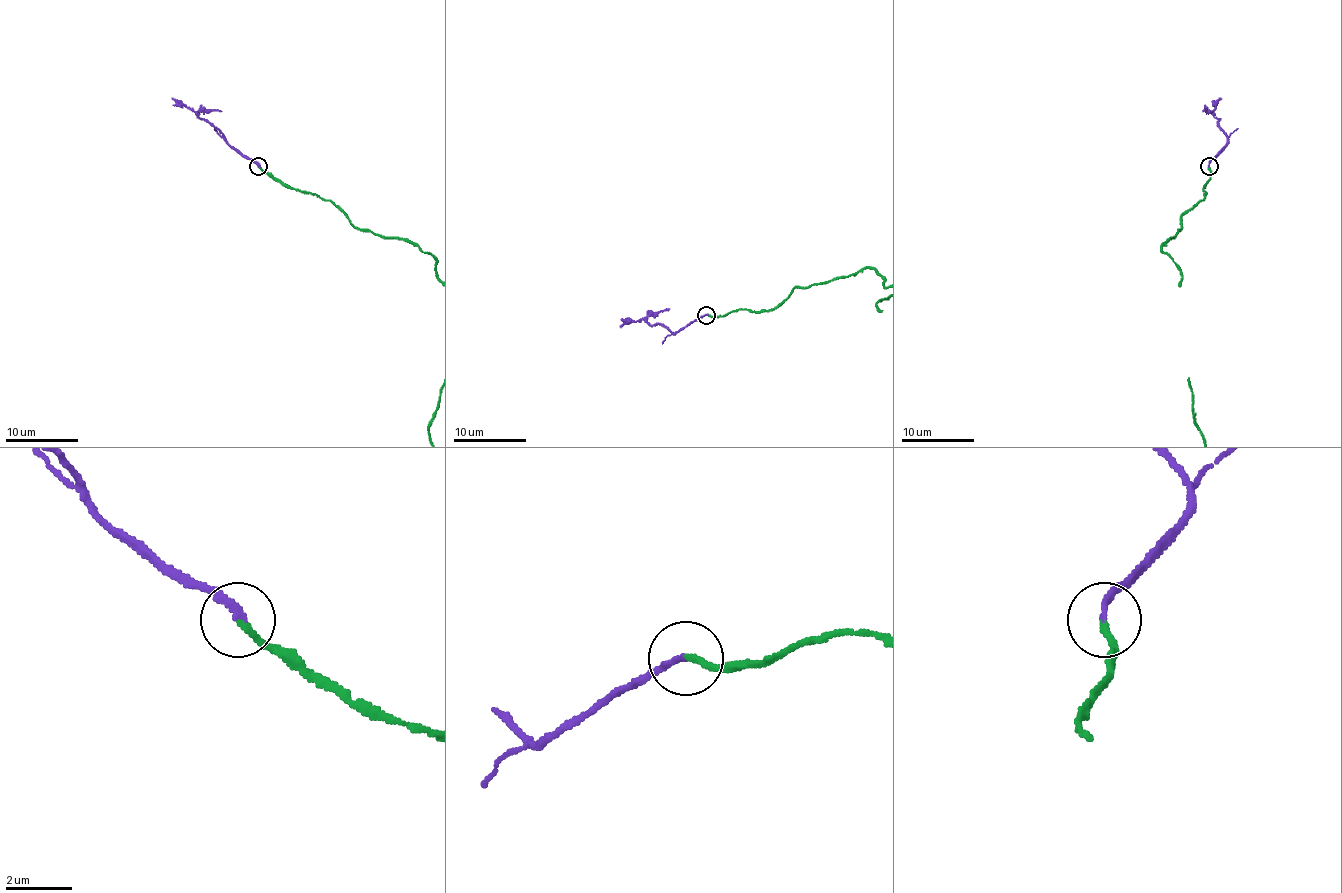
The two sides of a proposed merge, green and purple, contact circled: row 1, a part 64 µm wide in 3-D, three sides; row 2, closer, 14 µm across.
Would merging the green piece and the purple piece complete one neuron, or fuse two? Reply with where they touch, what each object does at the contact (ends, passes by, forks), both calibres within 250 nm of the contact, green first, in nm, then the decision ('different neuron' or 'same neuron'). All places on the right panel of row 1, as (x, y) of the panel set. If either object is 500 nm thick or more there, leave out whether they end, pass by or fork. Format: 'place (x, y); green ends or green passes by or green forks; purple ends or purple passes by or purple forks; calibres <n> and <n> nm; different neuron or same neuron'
place (1209, 166); green ends; purple ends; calibres 200 and 200 nm; same neuron

